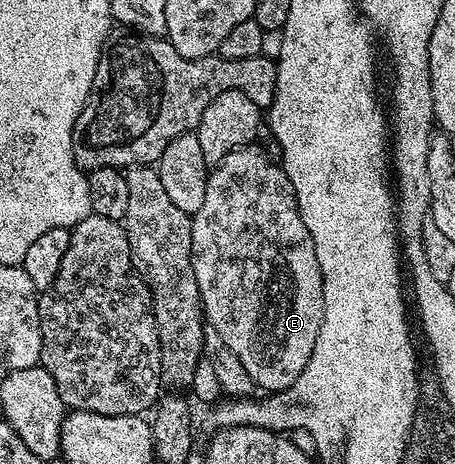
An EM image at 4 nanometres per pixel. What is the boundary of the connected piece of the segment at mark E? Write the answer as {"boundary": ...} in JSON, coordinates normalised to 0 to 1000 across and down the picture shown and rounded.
{"boundary":[[[567,313],[530,317],[501,338],[486,343],[459,371],[448,416],[448,442],[418,474],[422,485],[422,580],[431,588],[431,614],[444,642],[444,677],[451,694],[492,726],[492,744],[527,769],[527,787],[545,795],[545,813],[554,813],[560,836],[585,847],[622,843],[642,832],[651,813],[668,804],[668,787],[686,769],[686,752],[695,752],[695,726],[703,726],[703,700],[712,692],[712,606],[703,588],[703,563],[695,558],[695,528],[686,519],[686,502],[677,502],[668,485],[668,468],[659,468],[659,450],[651,433],[651,416],[642,407],[642,390],[633,390],[629,371],[609,349],[602,351],[567,319]]]}

